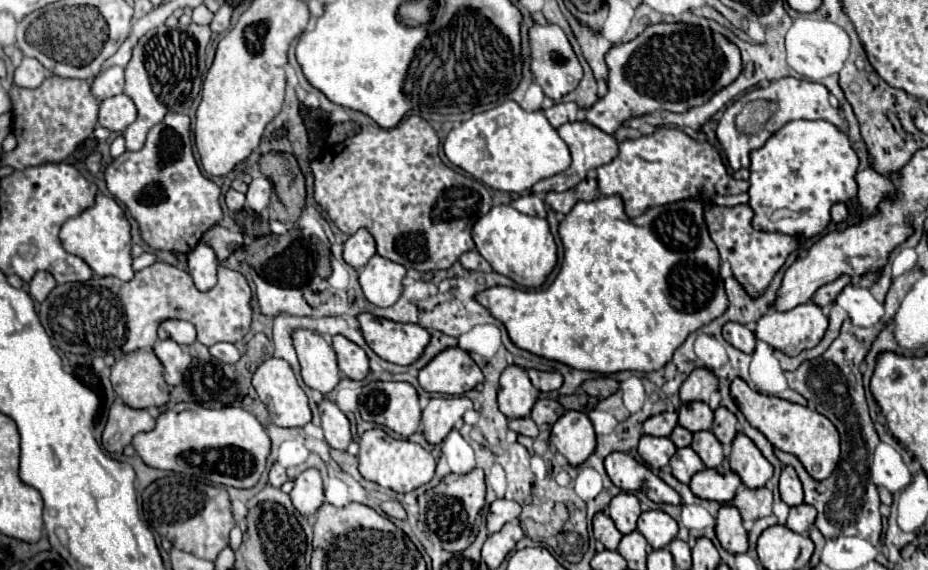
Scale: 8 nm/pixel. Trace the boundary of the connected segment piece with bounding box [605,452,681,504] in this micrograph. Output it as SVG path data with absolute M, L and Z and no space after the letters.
M611 452L611 456L607 456L605 460L605 470L611 482L625 492L641 490L657 504L681 504L679 494L671 486L667 486L647 466L639 464L633 456L627 456L625 452Z

